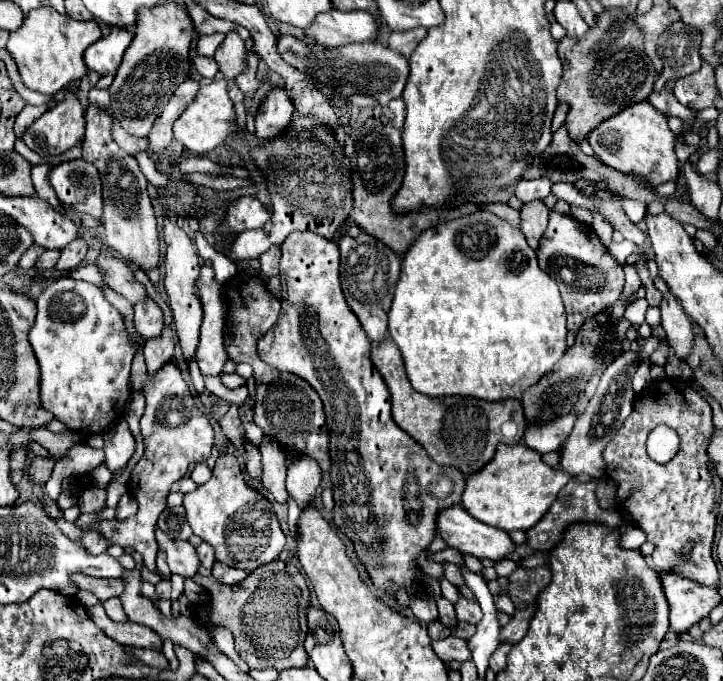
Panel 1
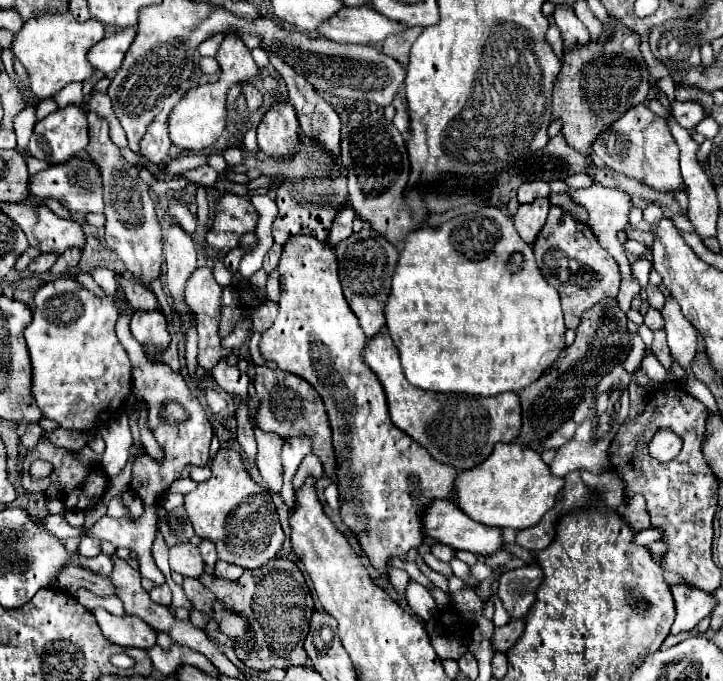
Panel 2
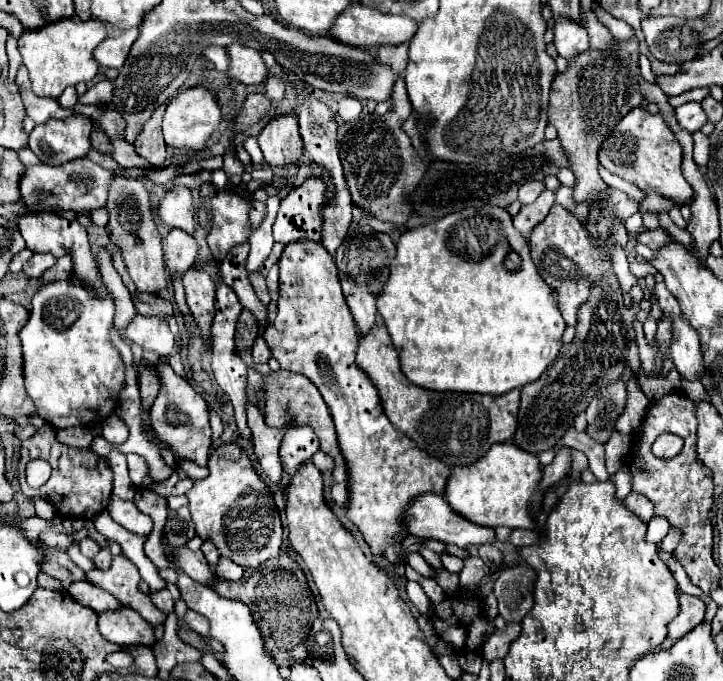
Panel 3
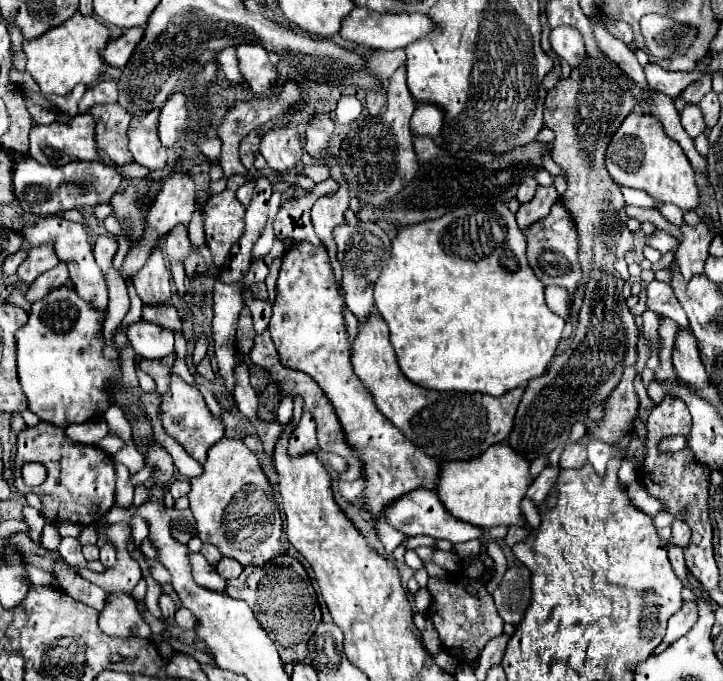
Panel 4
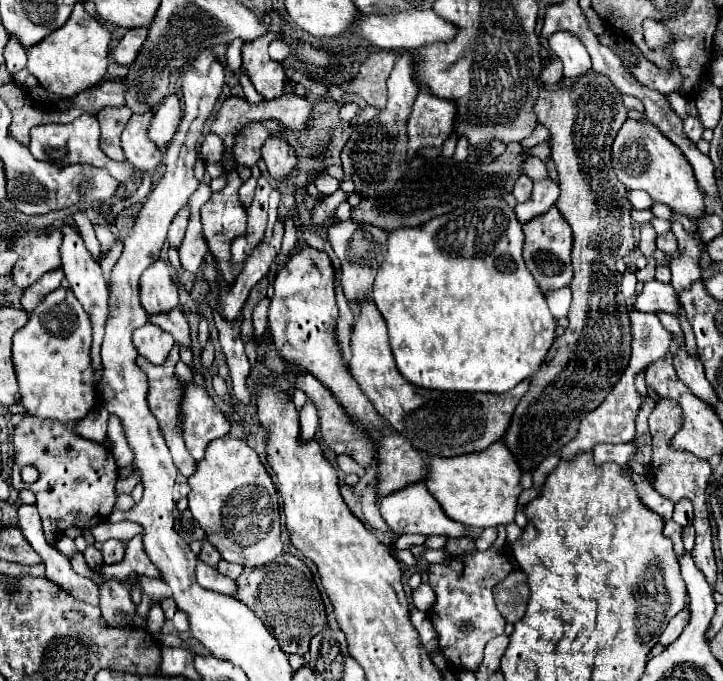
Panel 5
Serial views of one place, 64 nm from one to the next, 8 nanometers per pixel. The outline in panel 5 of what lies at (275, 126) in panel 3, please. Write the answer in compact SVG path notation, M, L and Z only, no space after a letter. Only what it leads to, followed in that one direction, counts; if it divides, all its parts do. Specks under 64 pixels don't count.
M268 136L262 146L262 160L268 166L268 172L274 180L286 180L298 162L298 154L288 140L280 136Z

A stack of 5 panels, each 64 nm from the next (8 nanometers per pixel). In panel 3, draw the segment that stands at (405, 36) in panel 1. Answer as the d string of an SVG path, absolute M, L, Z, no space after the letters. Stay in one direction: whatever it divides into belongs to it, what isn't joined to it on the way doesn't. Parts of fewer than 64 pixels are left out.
M408 42L400 46L380 46L378 48L378 60L388 62L394 72L404 72L408 64Z

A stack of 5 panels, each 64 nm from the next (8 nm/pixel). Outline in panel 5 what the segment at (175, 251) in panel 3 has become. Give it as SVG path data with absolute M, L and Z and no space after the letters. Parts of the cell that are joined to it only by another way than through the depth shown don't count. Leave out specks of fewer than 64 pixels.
M180 212L180 216L176 218L176 222L172 222L172 226L168 230L168 238L166 238L166 244L168 246L180 248L180 244L184 240L186 226L188 226L188 216L190 216L190 212Z

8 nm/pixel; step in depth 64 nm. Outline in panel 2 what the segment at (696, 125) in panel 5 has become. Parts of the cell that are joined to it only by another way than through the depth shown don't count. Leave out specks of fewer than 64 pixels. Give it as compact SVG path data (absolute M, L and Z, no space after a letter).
M670 102L670 110L676 122L690 132L704 118L704 108L698 102Z

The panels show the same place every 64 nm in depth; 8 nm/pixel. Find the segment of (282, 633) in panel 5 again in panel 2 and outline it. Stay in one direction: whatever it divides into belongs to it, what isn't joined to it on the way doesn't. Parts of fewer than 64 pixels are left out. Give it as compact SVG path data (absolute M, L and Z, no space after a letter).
M270 560L268 564L256 568L256 570L246 570L244 576L236 582L226 582L216 578L214 574L202 574L200 582L214 592L216 600L228 608L230 612L236 612L244 616L250 628L256 628L256 622L262 628L262 634L266 638L274 638L270 644L272 650L284 652L288 646L294 646L294 664L304 664L306 662L306 652L304 652L304 638L308 634L310 626L310 616L314 612L314 602L312 594L306 586L306 580L298 566L290 560Z

